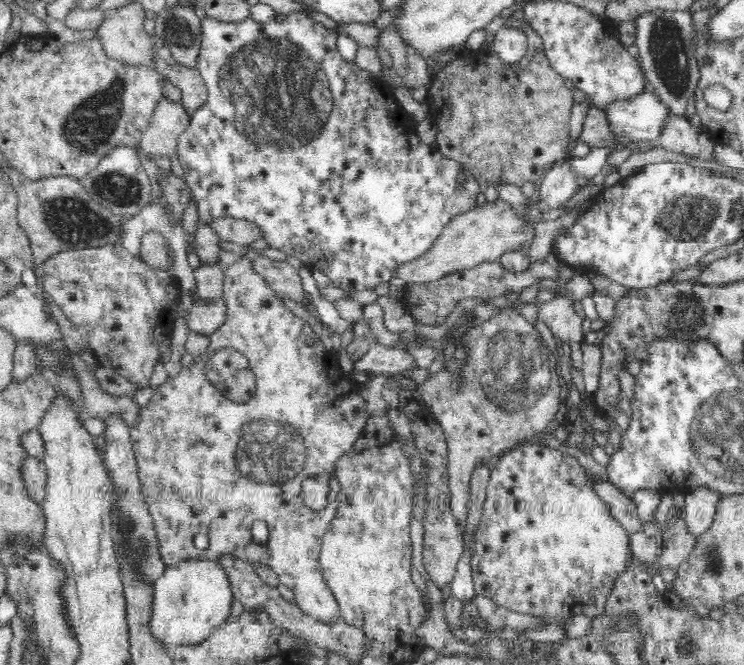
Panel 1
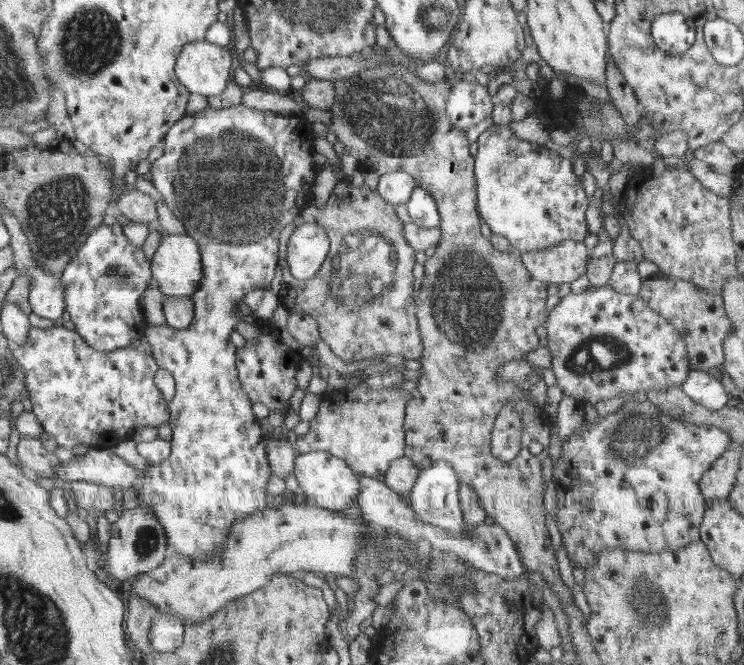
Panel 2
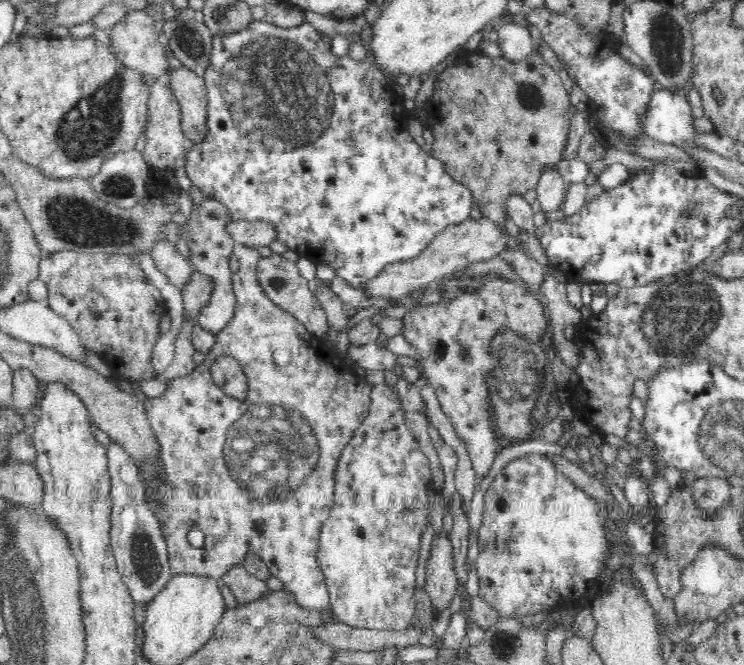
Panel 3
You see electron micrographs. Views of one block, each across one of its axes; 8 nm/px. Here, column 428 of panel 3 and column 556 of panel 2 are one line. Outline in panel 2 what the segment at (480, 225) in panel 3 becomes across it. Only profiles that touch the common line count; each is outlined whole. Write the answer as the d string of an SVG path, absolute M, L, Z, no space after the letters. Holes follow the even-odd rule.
M562 240L542 252L521 253L528 271L547 284L570 283L588 272L589 250L578 240Z

